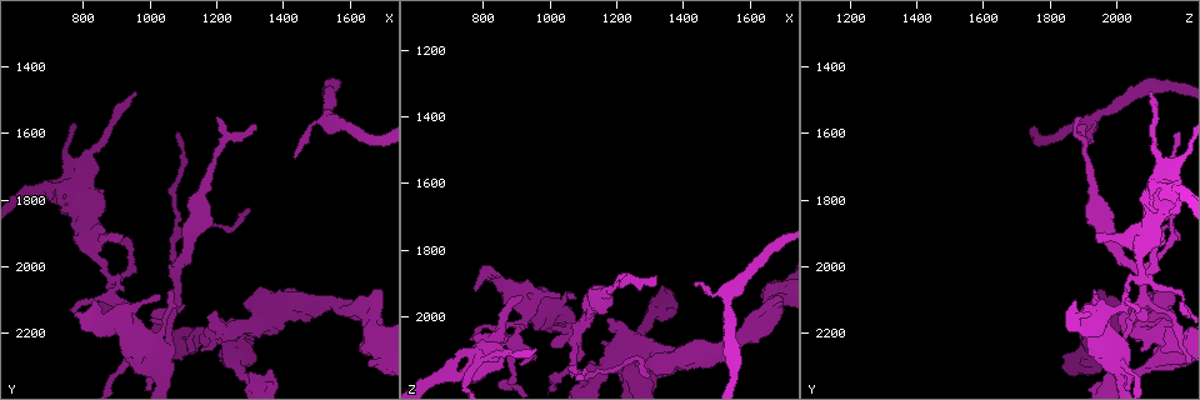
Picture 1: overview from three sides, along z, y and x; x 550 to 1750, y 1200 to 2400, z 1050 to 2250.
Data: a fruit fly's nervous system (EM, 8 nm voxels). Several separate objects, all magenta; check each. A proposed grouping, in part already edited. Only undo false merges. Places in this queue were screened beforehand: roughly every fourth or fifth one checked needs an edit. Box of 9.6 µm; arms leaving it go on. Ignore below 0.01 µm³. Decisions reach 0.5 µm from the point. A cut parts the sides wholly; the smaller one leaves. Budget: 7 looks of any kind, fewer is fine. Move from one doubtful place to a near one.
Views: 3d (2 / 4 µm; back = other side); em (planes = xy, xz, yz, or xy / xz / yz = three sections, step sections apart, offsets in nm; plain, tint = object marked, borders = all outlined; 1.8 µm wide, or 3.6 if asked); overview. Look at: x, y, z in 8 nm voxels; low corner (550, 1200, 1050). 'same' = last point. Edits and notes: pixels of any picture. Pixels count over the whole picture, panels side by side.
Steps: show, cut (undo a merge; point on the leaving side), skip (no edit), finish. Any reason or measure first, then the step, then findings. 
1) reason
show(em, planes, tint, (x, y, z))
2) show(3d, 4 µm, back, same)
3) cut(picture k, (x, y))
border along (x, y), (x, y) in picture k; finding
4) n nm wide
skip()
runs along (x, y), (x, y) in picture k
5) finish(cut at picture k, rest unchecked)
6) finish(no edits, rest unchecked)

three arms meet
show(3d, 4 µm, (1700, 2250, 1950))

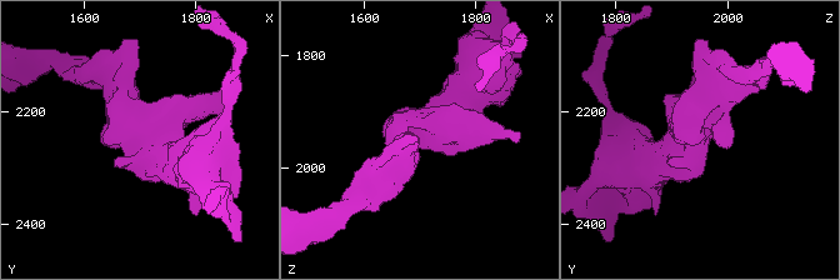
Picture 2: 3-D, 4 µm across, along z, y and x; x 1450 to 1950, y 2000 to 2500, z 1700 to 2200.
3 arms; arms of 320, 420, 440 nm; shape alone is not enough
show(em, 3.6 µm, planes, plain, (1695, 2255, 1945))

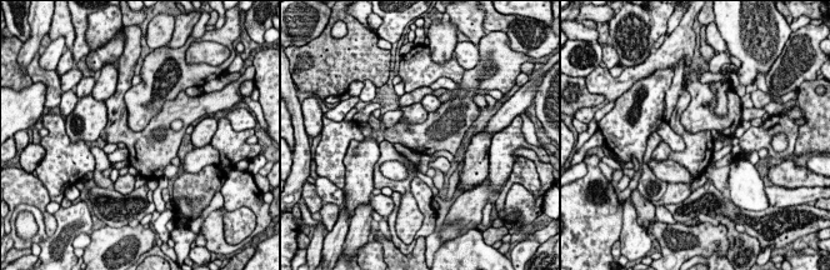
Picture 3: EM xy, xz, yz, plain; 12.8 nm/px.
with the object marked
show(em, 3.6 µm, planes, tint, same)

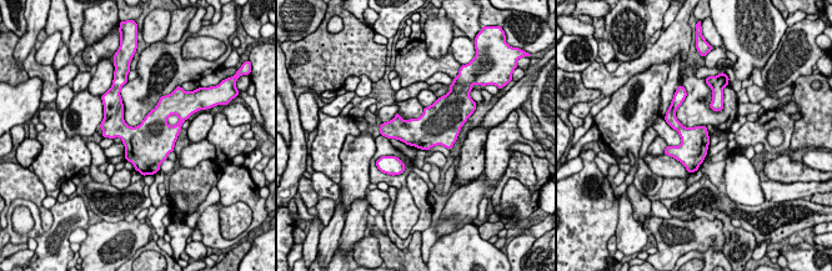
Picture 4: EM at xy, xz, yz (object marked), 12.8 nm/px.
skip()
one neuron here

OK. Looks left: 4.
sharp bend
show(3d, 2 µm, (1390, 2130, 2130))

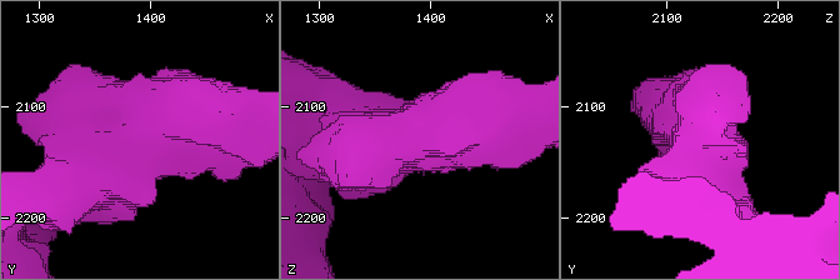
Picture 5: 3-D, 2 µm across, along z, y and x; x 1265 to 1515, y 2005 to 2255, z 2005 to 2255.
show(em, planes, tint, (1386, 2136, 2126))

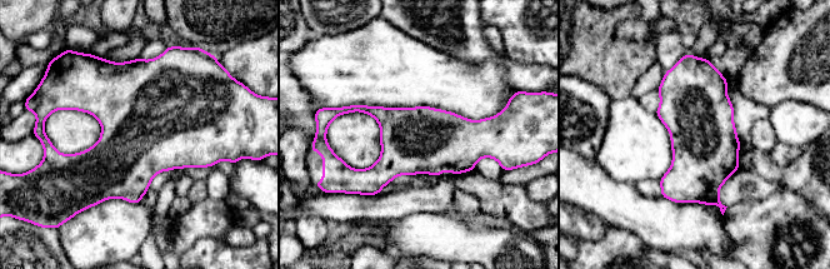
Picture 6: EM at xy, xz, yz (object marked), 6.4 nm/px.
skip()
all the same neuron

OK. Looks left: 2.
show(em, xz, step 8, tint, (1140, 2220, 2200))

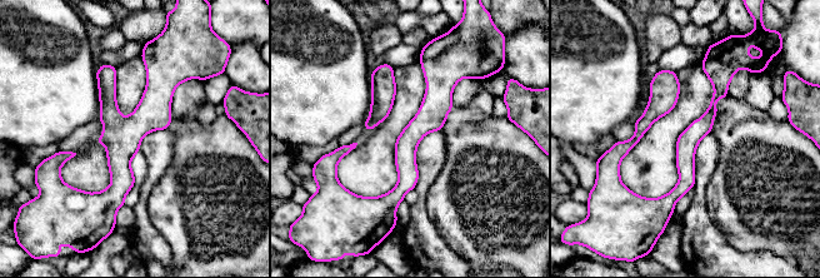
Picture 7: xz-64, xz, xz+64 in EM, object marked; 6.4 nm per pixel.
another direction
show(em, planes, tint, same)

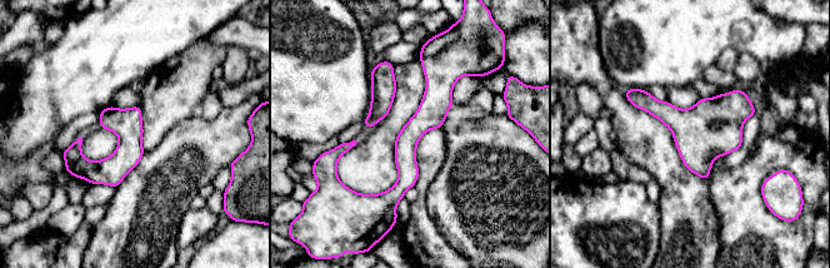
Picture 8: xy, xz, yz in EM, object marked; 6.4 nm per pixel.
160 nm wide
skip()
runs along (424, 61), (434, 108), (391, 208) in picture 8; all the same neuron

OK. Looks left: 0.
finish(no edits, rest unchecked)

